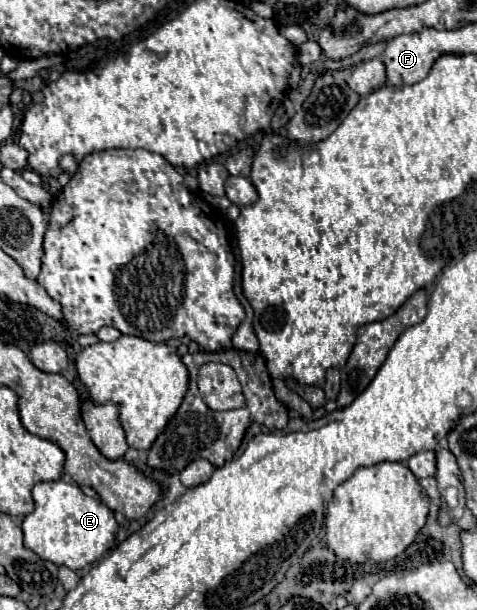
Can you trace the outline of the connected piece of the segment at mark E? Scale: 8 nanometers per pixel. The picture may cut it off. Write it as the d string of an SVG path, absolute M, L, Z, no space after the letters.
M63 480L39 482L33 488L33 500L35 510L25 516L21 530L25 546L33 548L43 560L71 570L83 570L113 546L119 532L115 514L101 500L85 496L77 484L67 484Z

